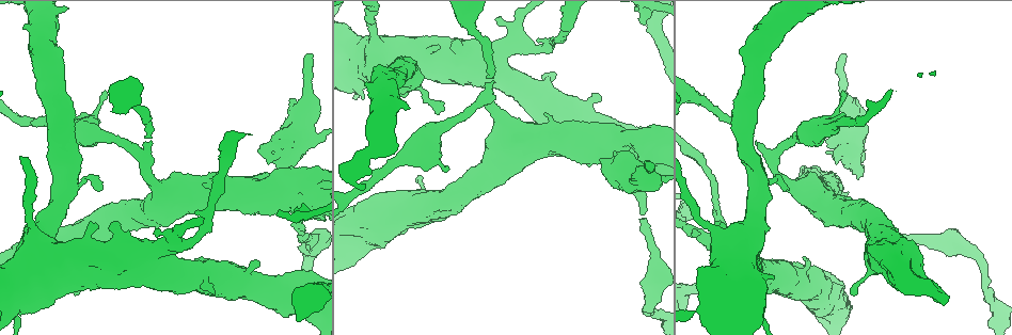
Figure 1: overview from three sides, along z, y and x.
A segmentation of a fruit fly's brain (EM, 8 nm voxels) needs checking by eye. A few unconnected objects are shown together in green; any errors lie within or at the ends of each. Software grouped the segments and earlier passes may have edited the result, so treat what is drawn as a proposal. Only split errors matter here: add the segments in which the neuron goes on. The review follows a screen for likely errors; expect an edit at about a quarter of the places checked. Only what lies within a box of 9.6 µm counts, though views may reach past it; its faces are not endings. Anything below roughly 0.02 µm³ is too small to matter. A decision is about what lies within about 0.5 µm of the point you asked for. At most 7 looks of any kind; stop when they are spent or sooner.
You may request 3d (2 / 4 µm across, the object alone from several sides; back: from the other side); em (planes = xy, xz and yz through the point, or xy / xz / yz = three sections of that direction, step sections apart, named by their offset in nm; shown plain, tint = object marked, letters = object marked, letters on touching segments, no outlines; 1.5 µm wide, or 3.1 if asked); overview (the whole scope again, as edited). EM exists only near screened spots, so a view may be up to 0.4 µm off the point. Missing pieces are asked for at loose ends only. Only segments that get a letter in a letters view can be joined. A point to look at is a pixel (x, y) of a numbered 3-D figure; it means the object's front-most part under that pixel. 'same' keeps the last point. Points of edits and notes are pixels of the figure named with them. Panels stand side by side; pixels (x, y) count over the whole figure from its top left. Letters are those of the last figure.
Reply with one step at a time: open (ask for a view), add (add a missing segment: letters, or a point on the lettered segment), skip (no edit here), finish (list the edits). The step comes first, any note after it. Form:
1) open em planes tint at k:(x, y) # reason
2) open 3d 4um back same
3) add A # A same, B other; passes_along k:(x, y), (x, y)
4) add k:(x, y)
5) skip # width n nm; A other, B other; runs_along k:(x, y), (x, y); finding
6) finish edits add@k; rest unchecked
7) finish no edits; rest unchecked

open em xy step 8 letters at 1:(298, 236)

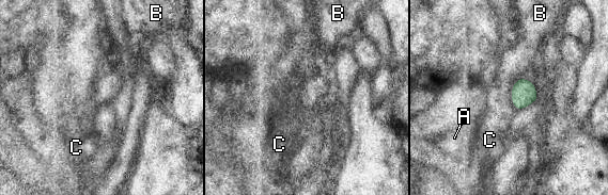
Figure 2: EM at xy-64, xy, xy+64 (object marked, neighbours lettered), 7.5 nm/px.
skip # A other, B other, C other; border 2:(512, 85), (511, 101), (516, 110); none of them fits

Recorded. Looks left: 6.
open em yz step 8 tint at 1:(846, 53) # free end

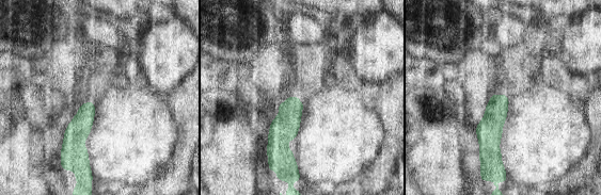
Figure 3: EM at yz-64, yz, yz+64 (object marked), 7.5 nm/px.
open em planes letters same # cut it another way

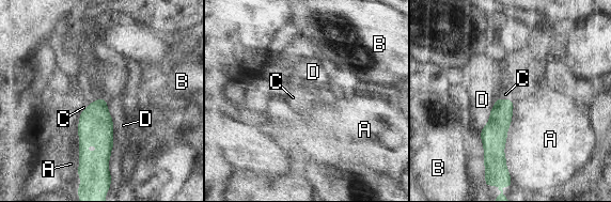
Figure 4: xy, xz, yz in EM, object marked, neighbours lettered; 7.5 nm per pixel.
add C # width 170 nm; A other, B other, C same, D other; passes_along 4:(496, 130), (512, 103), (516, 97); it goes on there

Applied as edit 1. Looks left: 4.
open overview

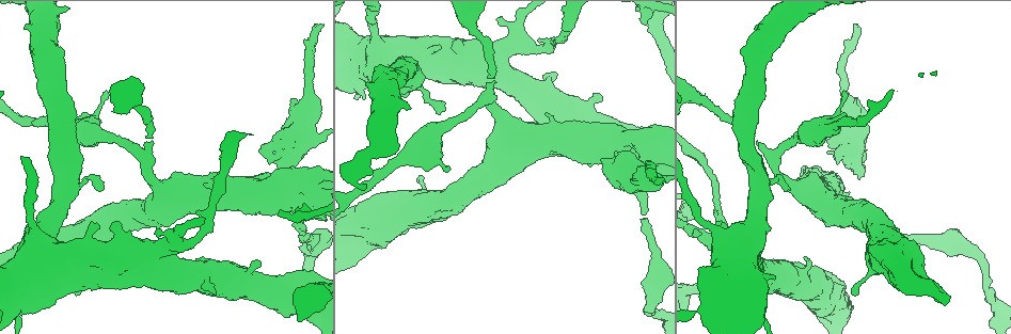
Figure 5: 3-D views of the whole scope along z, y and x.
open 3d 4um at 5:(488, 76) # branch stops here

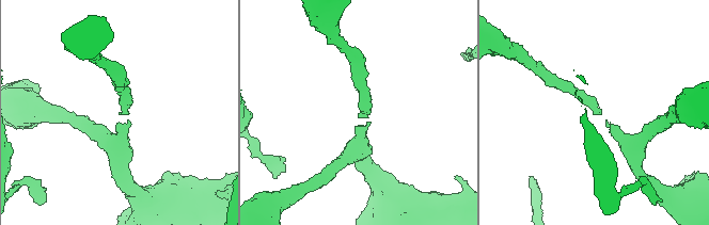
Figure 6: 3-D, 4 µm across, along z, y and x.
open em planes plain at 6:(360, 116)

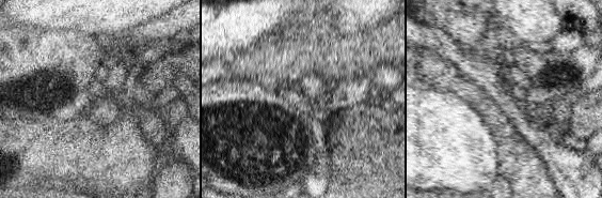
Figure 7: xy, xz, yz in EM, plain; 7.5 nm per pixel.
open em planes letters same # see the neighbours

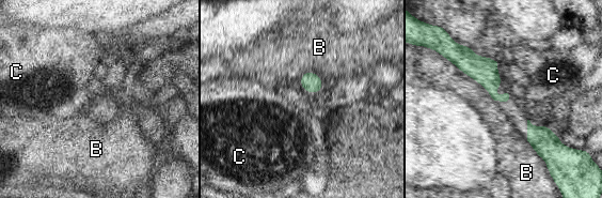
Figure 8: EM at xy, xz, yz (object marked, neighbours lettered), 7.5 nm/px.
skip # B other, C other; border 8:(445, 58), (492, 101), (510, 101); no lettered segment goes on from it

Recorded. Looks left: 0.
finish edits add@4; rest unchecked

